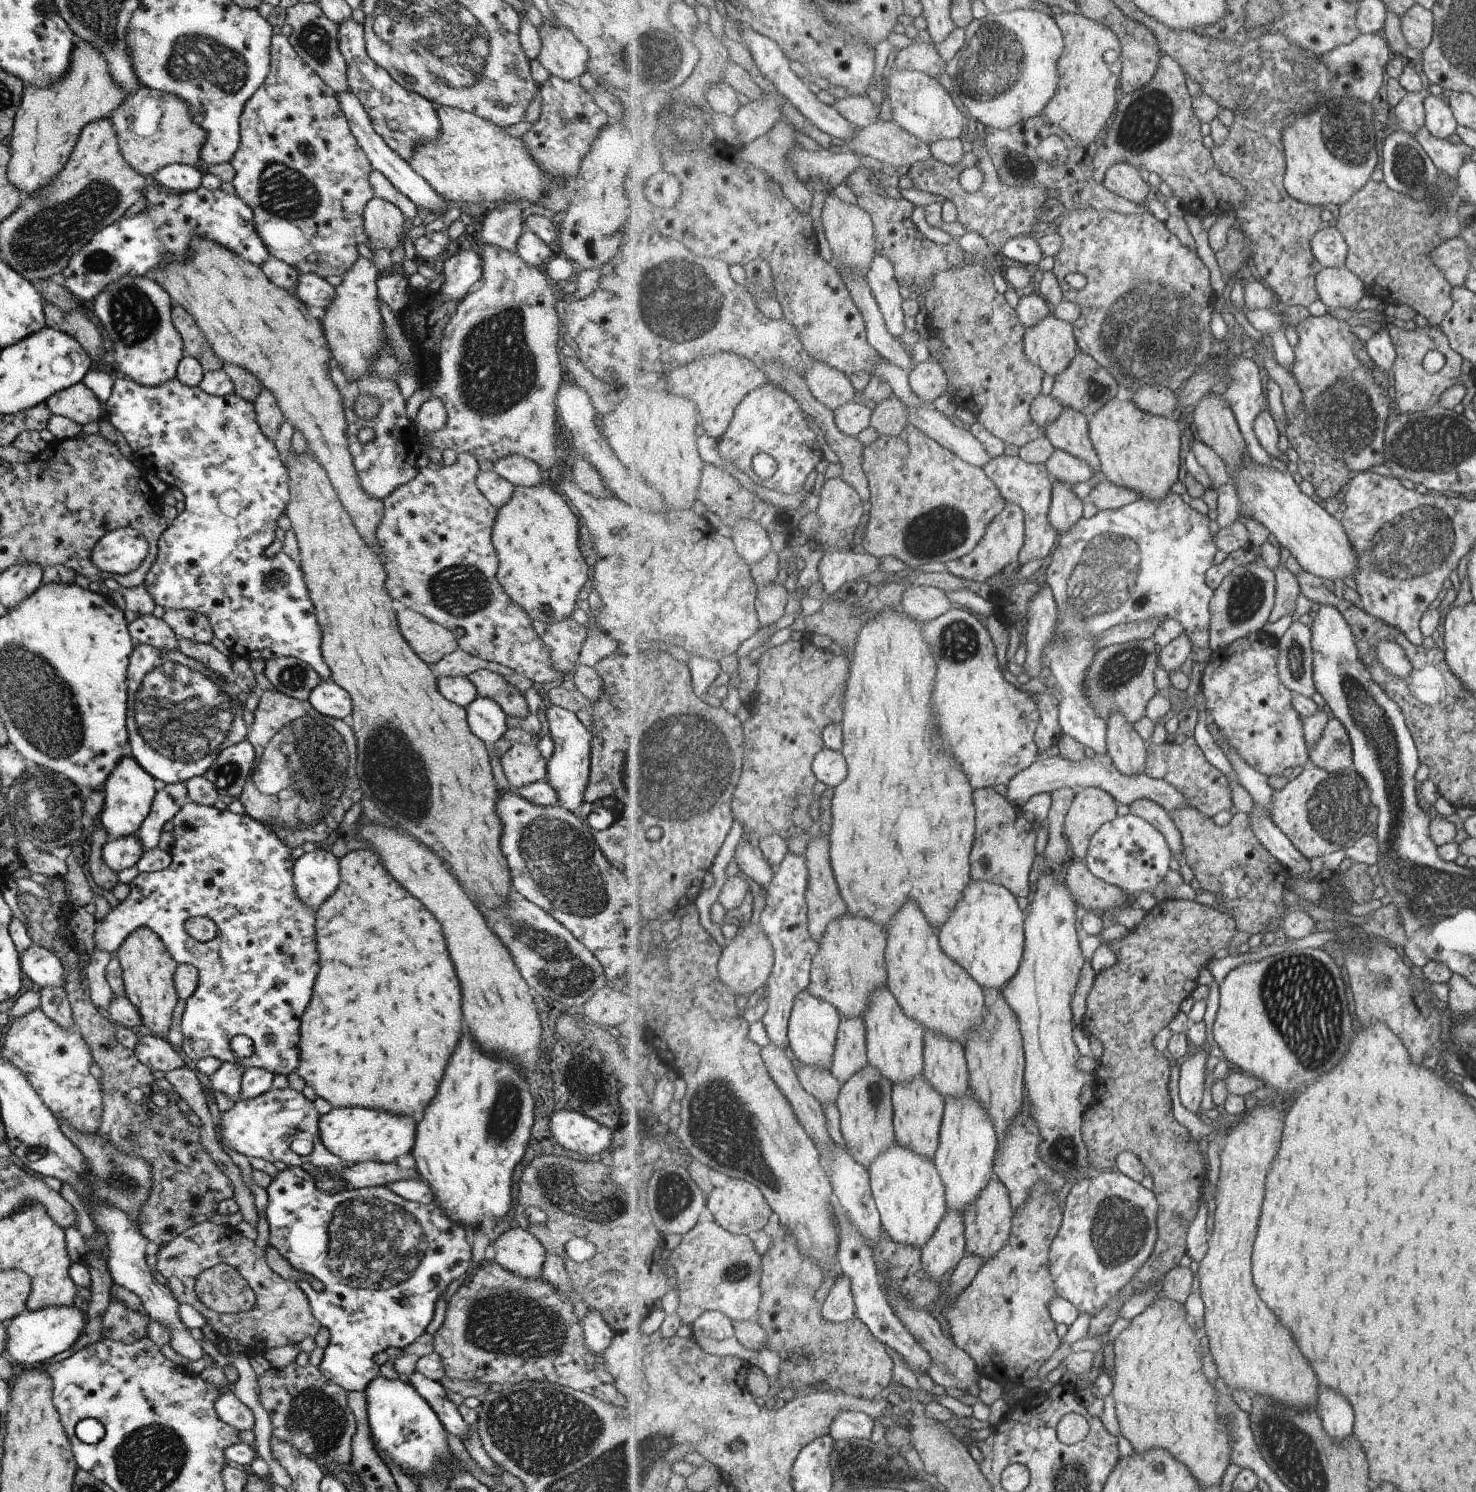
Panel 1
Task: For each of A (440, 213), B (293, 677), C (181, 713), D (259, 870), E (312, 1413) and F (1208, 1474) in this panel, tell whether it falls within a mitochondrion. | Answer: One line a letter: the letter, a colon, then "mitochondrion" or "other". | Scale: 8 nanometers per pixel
A: other
B: mitochondrion
C: mitochondrion
D: mitochondrion
E: mitochondrion
F: other

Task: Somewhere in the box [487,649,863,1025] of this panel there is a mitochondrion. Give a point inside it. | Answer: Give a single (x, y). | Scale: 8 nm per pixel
(670, 776)

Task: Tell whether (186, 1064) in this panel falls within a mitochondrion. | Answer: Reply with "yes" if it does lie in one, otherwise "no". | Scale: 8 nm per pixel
no

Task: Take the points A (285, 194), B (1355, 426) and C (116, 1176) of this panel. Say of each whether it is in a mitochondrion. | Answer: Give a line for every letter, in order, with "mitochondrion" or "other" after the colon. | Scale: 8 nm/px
A: mitochondrion
B: mitochondrion
C: mitochondrion

